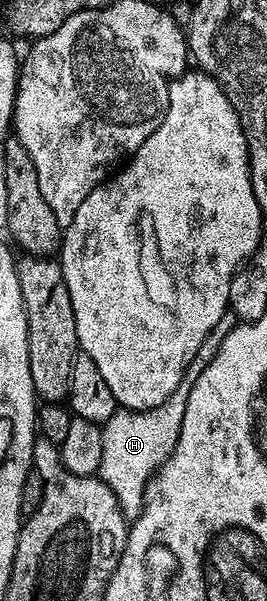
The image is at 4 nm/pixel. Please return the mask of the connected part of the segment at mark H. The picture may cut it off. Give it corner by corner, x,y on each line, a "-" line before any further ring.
188,378
179,381
175,393
155,409
127,411
118,409
101,427
103,457
99,461
97,475
111,489
115,501
119,501
123,517
132,521
141,516
145,507
145,490
149,480
169,460
170,453
179,441
179,429
183,425
183,413
187,397
193,388

